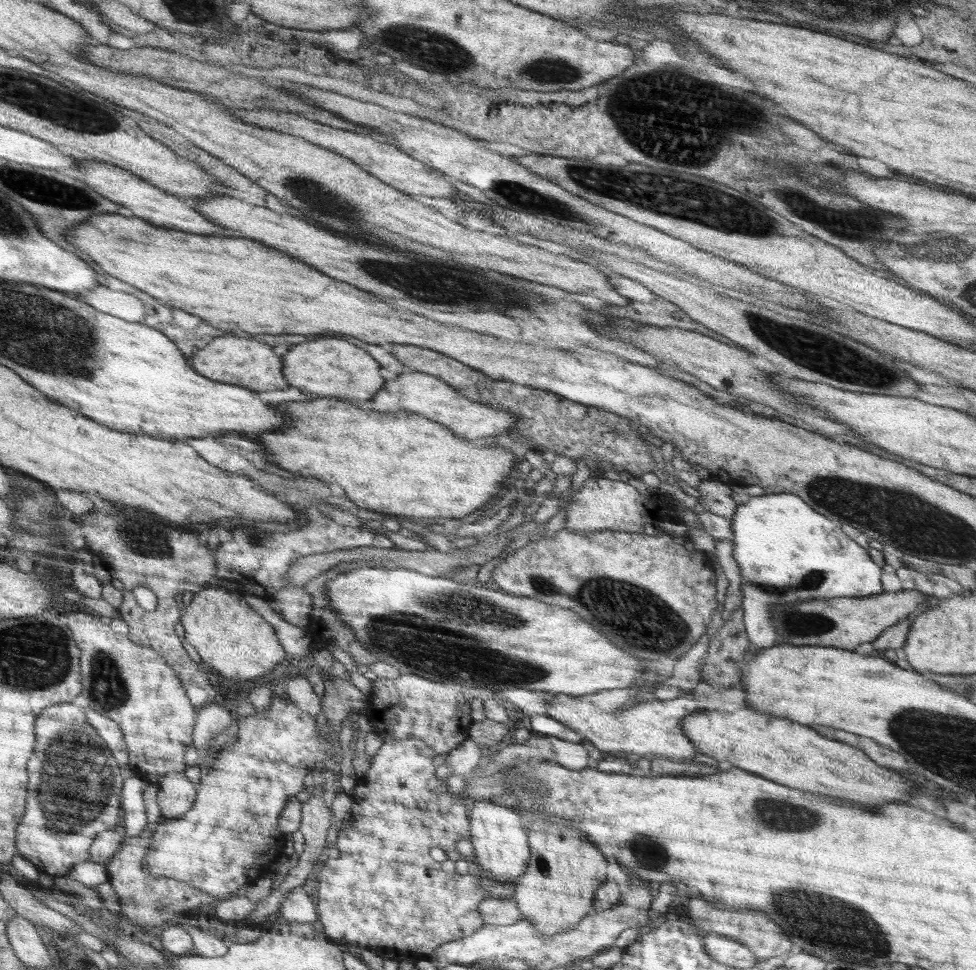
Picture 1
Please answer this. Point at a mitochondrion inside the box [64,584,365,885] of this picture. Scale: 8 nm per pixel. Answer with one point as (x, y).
(110, 690)

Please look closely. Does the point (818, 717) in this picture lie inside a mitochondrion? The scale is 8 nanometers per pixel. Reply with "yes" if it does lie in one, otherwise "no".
no

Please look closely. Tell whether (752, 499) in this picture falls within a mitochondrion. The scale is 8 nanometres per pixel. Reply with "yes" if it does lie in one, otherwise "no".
no

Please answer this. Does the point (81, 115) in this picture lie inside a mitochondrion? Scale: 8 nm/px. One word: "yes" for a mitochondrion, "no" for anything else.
yes

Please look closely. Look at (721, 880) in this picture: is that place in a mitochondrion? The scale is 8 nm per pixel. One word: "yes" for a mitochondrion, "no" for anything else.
no

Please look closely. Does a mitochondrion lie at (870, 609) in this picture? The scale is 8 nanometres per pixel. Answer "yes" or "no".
no

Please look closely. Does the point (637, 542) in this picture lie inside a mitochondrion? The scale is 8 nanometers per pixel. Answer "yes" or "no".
no

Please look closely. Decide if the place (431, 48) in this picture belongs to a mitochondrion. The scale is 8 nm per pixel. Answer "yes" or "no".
yes

